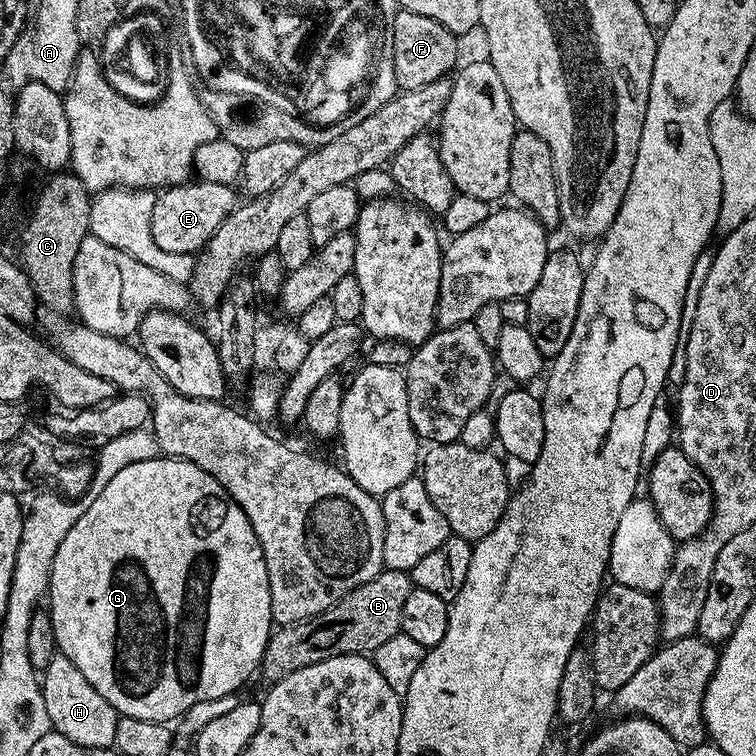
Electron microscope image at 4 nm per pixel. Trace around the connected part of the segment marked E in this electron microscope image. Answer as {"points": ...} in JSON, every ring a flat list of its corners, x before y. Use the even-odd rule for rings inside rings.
{"points":[[199,178,163,189,154,202,150,217,150,231,164,251,171,254,193,255,210,242,214,230,238,207,237,189,230,184,206,182]]}

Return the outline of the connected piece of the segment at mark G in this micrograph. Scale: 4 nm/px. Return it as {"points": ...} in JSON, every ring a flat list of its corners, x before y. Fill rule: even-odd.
{"points":[[171,458,134,462,110,478,102,494,94,498,90,510,86,510,86,514,82,514,82,518,70,526,70,534,62,538,62,546,58,546,58,554,54,554,46,600,52,603,50,615,59,655,70,658,70,662,82,670,86,682,90,682,90,686,94,686,94,690,98,690,98,694,102,694,102,698,106,698,106,702,110,702,110,706,114,706,120,716,143,720,172,722,190,710,194,702,206,702,210,698,239,693,239,688,252,675,257,675,266,642,274,631,266,562,262,546,246,514,228,497,227,490,217,480,210,478,210,474,206,474,206,470,185,460]]}

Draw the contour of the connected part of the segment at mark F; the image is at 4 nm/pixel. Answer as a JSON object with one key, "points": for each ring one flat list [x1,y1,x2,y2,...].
{"points":[[400,10,396,13,390,34,394,54,394,75,401,93,430,86,432,82,445,79,457,67,456,59,460,56,461,41,450,30,446,30,446,26,434,22,434,18,425,18,423,14,410,14]]}

